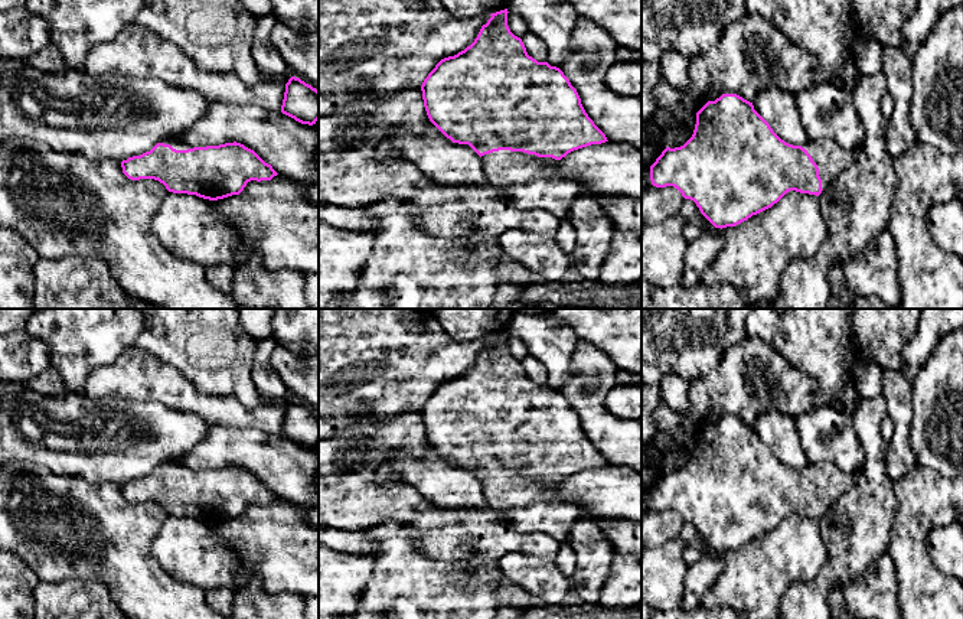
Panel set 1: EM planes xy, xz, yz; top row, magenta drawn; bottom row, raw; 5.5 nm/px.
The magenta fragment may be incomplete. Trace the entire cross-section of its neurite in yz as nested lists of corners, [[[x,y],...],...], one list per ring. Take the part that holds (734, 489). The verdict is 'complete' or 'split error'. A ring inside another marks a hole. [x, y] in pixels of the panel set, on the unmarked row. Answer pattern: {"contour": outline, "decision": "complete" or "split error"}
{"contour": [[[722,417],[715,424],[708,424],[698,436],[696,436],[696,447],[692,460],[680,470],[666,470],[662,478],[656,482],[656,485],[650,489],[650,504],[656,511],[673,509],[676,511],[685,522],[691,522],[696,527],[701,537],[715,550],[715,551],[727,551],[735,550],[753,538],[757,538],[774,527],[777,527],[787,515],[796,514],[800,517],[809,517],[819,519],[823,512],[826,512],[836,501],[849,493],[856,485],[855,473],[845,473],[836,465],[830,462],[816,462],[807,463],[803,469],[793,469],[781,463],[770,450],[770,447],[754,433],[753,426],[744,423],[737,417]]], "decision": "split error"}

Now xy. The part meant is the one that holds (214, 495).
{"contour": [[[164,462],[150,475],[121,485],[131,504],[154,502],[173,517],[218,524],[239,518],[251,504],[271,504],[278,496],[241,466],[192,470]]], "decision": "split error"}

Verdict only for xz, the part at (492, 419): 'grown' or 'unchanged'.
grown

